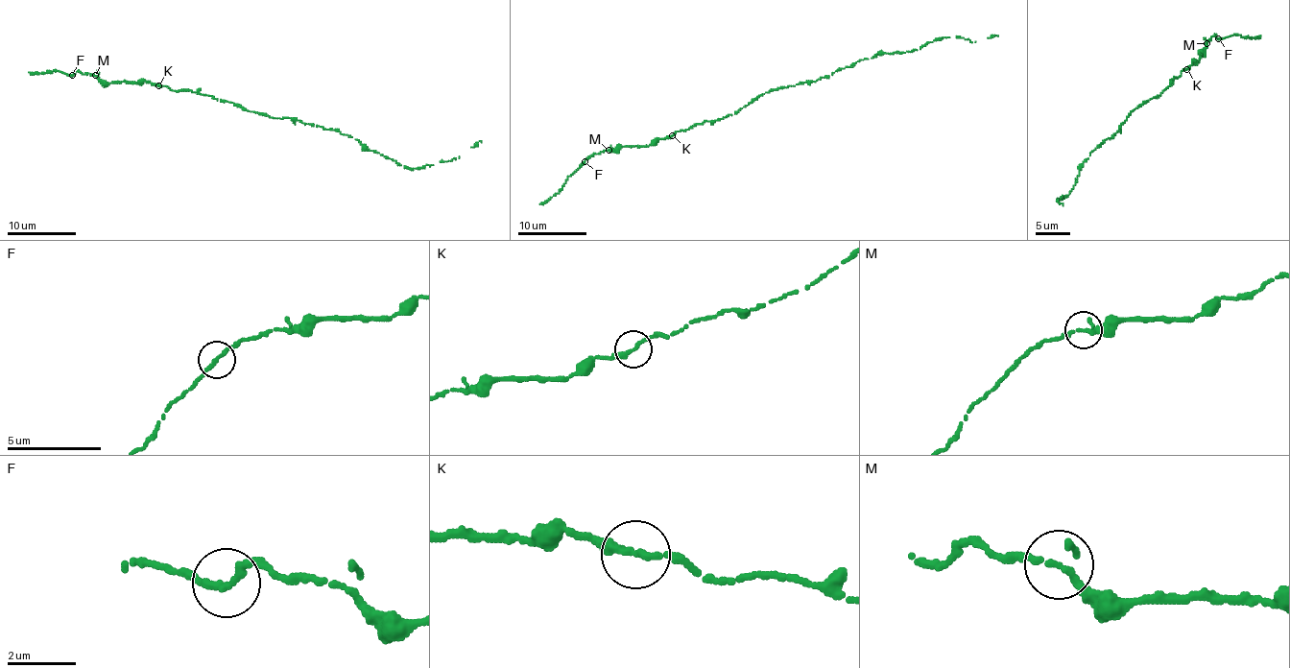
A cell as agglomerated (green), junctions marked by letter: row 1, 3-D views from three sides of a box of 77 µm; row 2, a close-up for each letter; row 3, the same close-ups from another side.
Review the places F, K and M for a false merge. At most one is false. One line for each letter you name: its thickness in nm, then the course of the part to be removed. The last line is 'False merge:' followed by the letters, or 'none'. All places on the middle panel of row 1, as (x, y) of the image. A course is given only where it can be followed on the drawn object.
False merge: none

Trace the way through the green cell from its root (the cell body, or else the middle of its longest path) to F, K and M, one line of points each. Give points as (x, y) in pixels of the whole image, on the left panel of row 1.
F: (252, 111), (199, 92), (177, 91), (150, 81), (104, 83), (88, 73), (77, 71), (72, 75)
K: (252, 111), (190, 90), (177, 91), (166, 85), (158, 86)
M: (252, 111), (190, 90), (177, 91), (150, 81), (104, 83), (95, 76)

